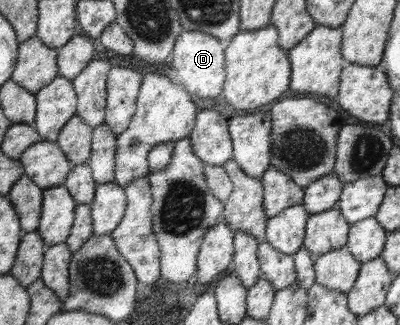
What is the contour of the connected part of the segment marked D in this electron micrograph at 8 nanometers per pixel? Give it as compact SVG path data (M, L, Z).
M184 30L175 44L172 74L190 94L193 94L199 100L217 98L217 96L223 94L226 77L224 49L223 41L211 34L202 31Z

